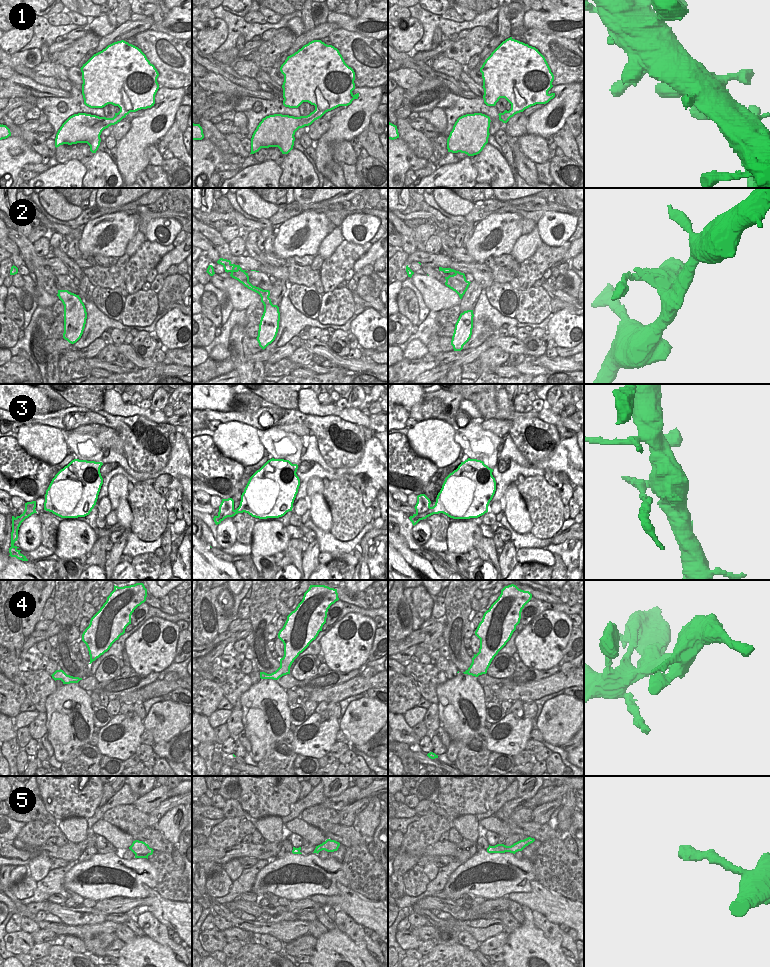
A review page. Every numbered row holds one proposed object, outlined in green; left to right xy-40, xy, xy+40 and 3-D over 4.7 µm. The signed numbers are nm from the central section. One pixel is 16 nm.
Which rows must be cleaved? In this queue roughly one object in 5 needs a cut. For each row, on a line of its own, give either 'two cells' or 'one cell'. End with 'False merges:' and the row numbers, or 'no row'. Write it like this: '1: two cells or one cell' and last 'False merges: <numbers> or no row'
1: one cell
2: one cell
3: one cell
4: one cell
5: one cell
False merges: no row

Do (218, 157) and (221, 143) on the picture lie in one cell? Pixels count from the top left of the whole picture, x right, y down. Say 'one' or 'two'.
two

